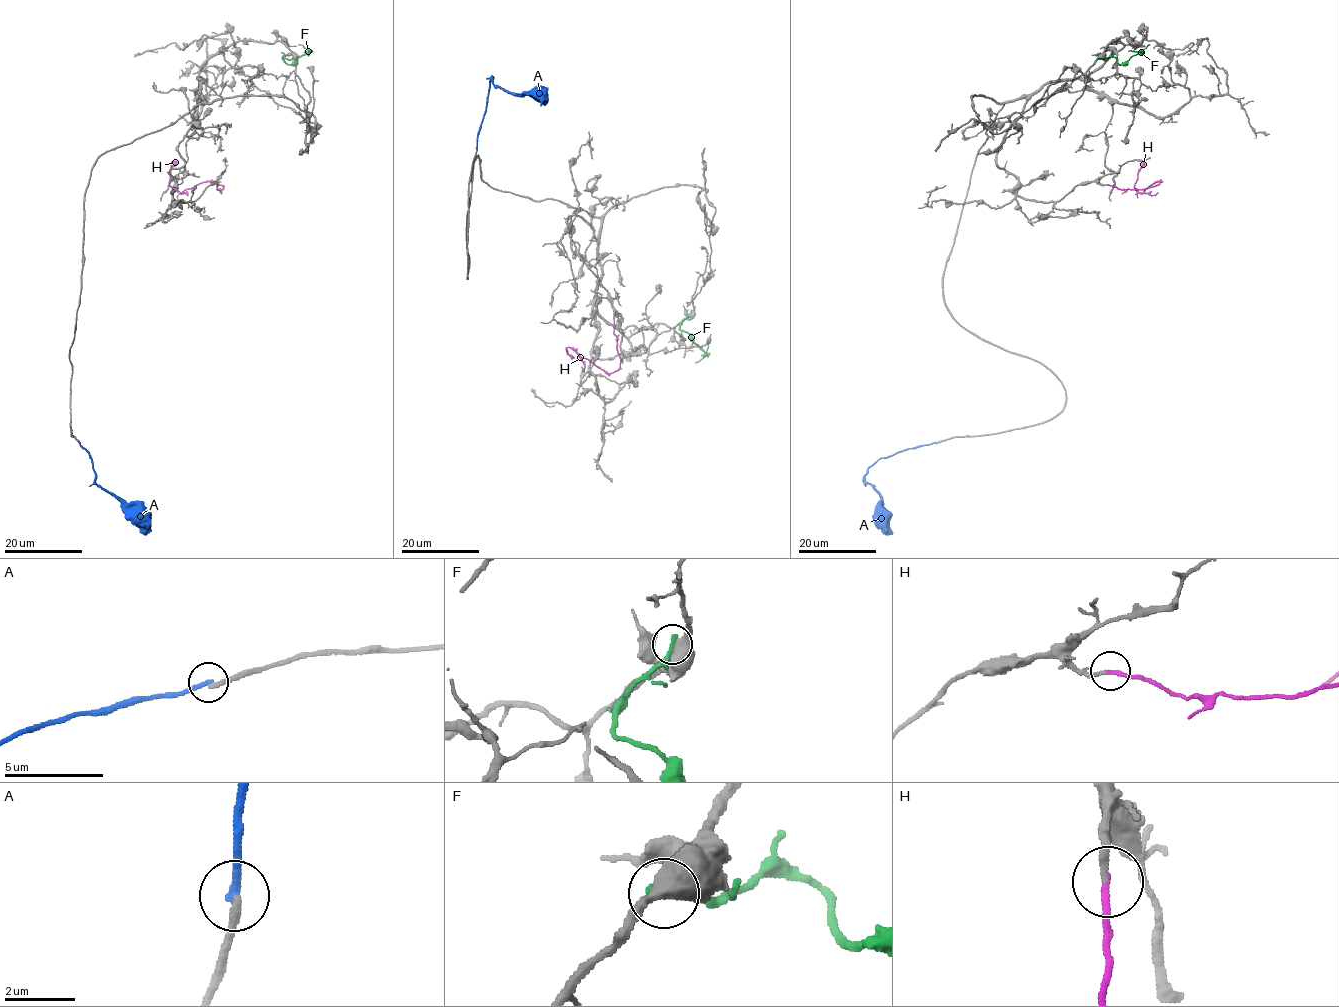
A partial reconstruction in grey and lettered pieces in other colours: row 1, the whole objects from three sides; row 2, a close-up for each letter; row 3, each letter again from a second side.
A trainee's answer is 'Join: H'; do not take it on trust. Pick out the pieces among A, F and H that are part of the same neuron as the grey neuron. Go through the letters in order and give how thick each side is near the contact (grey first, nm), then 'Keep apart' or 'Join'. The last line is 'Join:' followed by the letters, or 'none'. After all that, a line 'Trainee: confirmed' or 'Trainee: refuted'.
A: Thickness 240 nm (grey) against 240 nm. Keep apart
F: Thickness 500 nm (grey) against 260 nm. Keep apart
H: Thickness 190 nm (grey) against 180 nm. Join
Join: H
Trainee: confirmed

